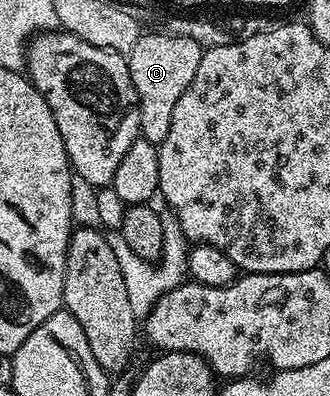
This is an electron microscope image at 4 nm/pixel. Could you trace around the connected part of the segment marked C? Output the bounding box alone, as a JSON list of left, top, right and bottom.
[128,32,205,143]

